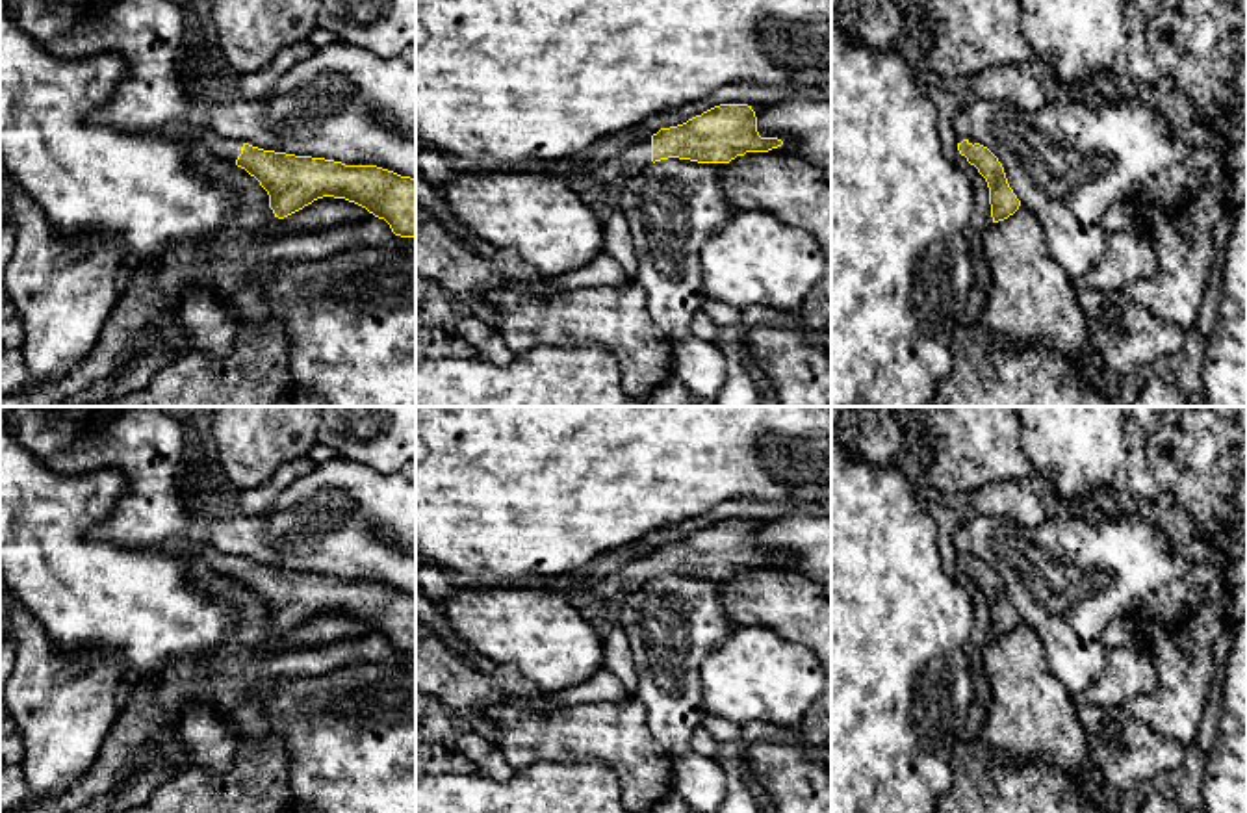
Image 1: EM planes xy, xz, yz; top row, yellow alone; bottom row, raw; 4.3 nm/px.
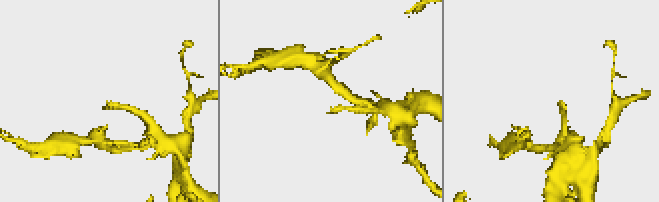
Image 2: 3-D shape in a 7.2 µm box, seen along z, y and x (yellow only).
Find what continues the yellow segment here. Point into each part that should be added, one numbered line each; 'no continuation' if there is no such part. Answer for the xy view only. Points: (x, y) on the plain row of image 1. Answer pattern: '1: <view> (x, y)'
1: xy (227, 565)

